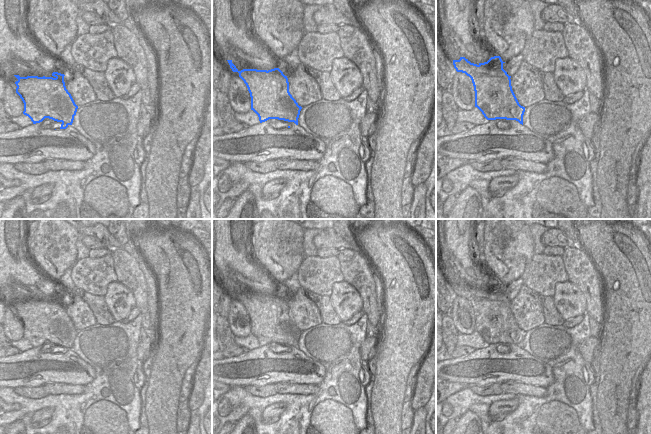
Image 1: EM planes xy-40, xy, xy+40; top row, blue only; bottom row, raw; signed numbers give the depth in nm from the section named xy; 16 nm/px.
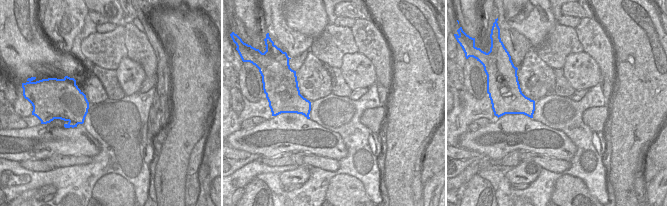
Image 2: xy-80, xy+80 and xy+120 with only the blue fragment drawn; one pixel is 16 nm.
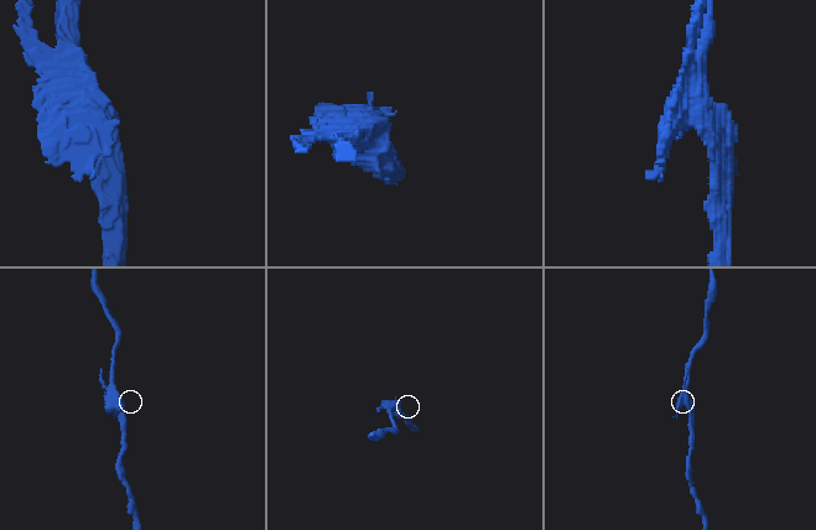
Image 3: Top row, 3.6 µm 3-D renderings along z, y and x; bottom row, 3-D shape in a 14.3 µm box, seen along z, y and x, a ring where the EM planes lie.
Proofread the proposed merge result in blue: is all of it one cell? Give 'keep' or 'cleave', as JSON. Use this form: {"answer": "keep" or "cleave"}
{"answer": "cleave"}

